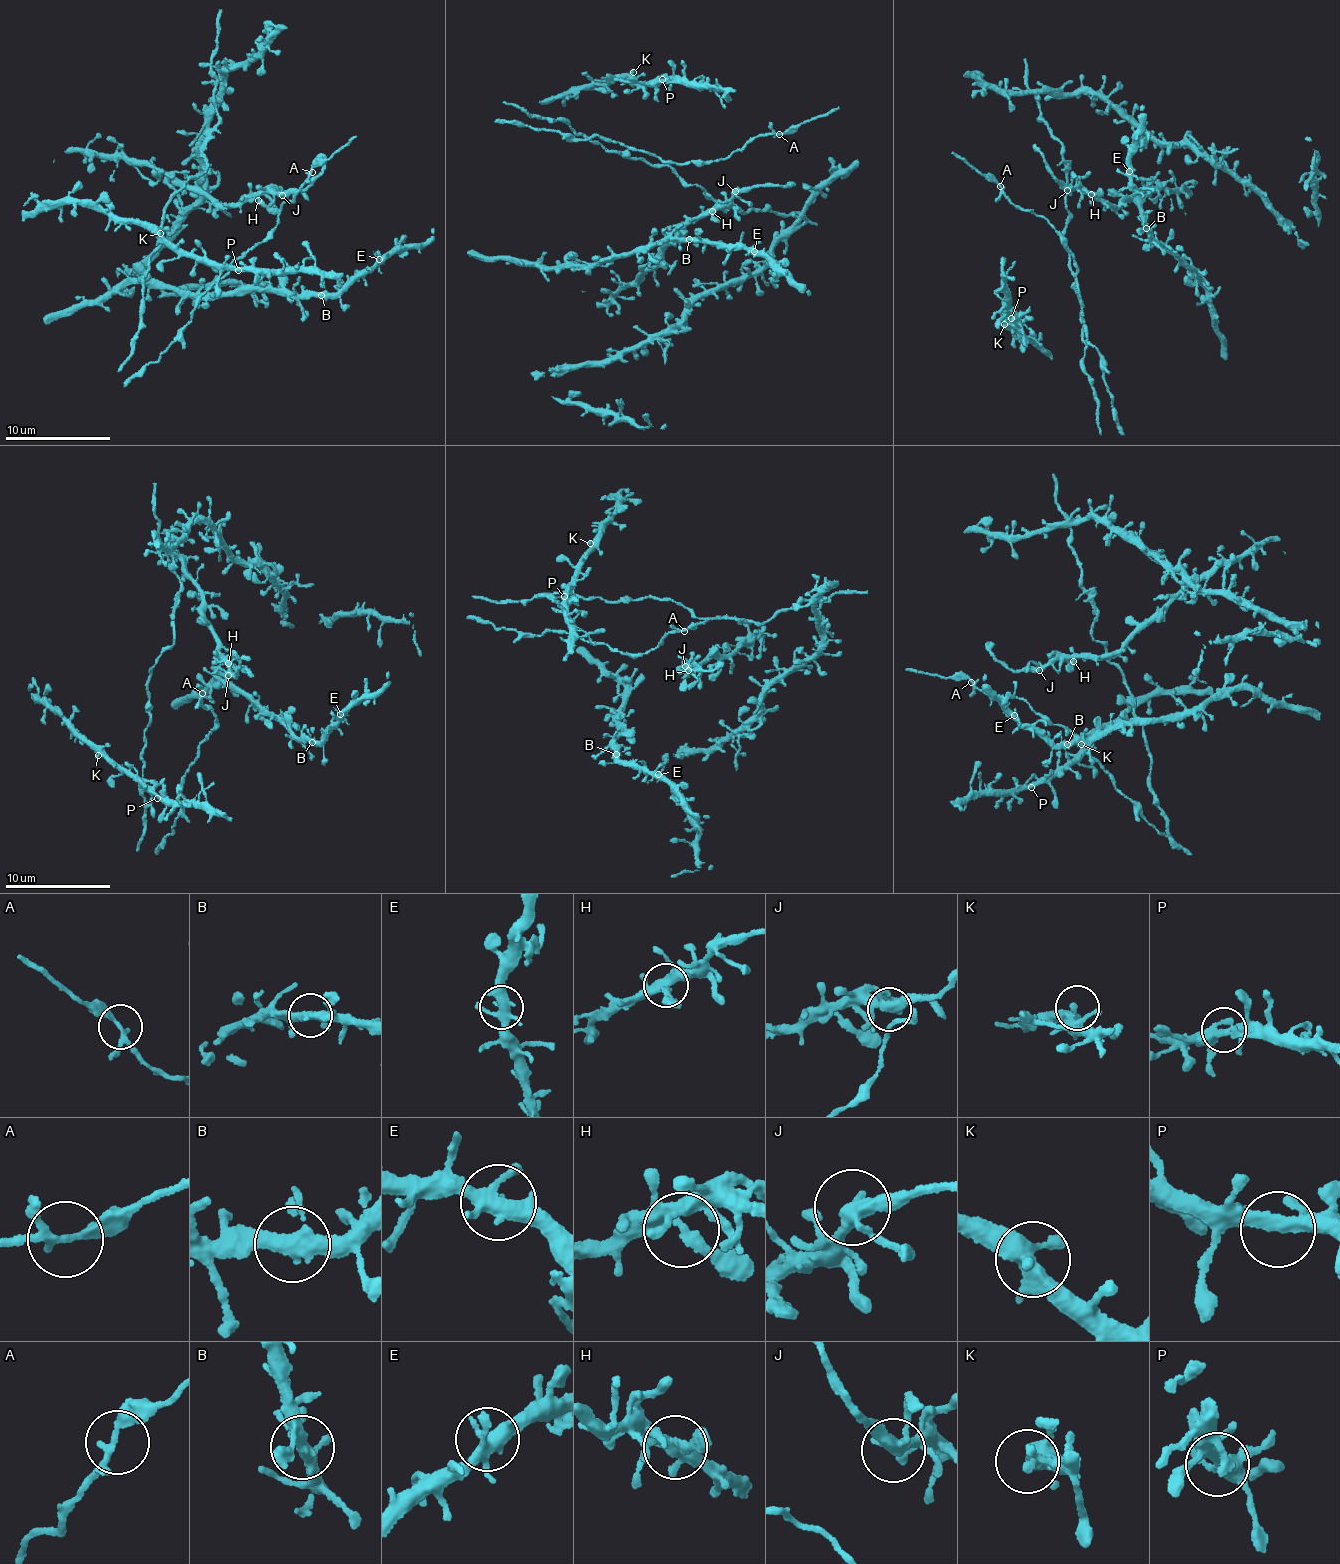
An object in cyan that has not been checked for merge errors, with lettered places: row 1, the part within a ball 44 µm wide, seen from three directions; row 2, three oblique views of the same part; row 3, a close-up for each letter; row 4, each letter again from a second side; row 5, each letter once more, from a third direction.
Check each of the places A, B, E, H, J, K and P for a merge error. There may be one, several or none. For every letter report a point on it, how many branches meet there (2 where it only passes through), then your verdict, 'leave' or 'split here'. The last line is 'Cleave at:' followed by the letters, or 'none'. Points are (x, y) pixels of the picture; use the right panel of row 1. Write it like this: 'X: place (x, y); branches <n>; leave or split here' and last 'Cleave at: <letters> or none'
A: place (1000, 186); branches 3; leave
B: place (1146, 228); branches 4; leave
E: place (1129, 171); branches 4; leave
H: place (1091, 194); branches 4; leave
J: place (1067, 190); branches 3; leave
K: place (1004, 324); branches 3; leave
P: place (1011, 318); branches 3; leave
Cleave at: none

